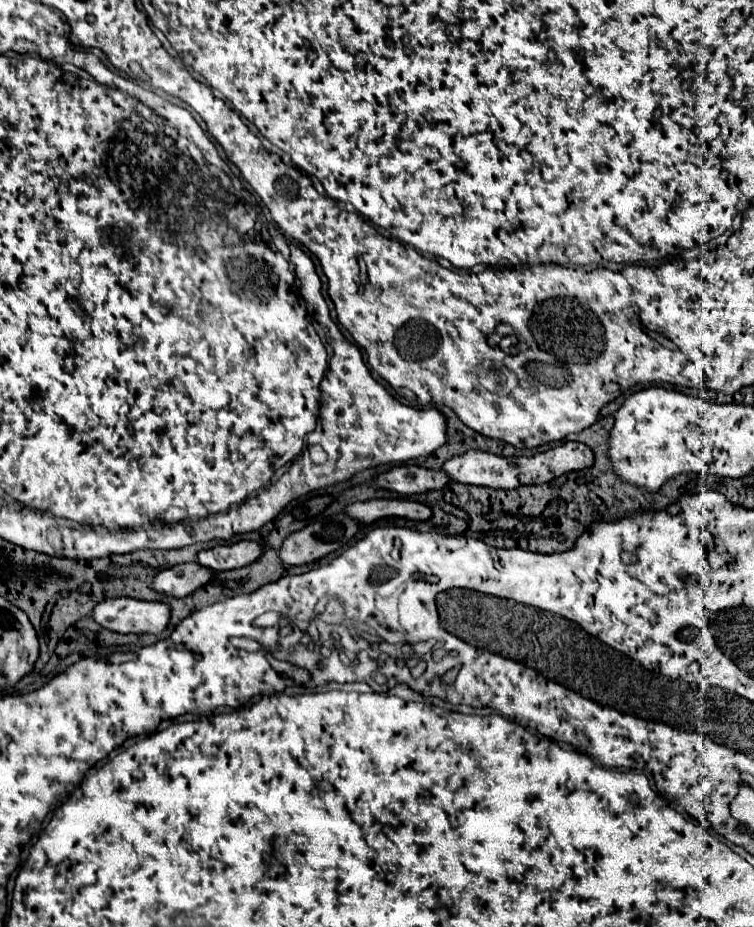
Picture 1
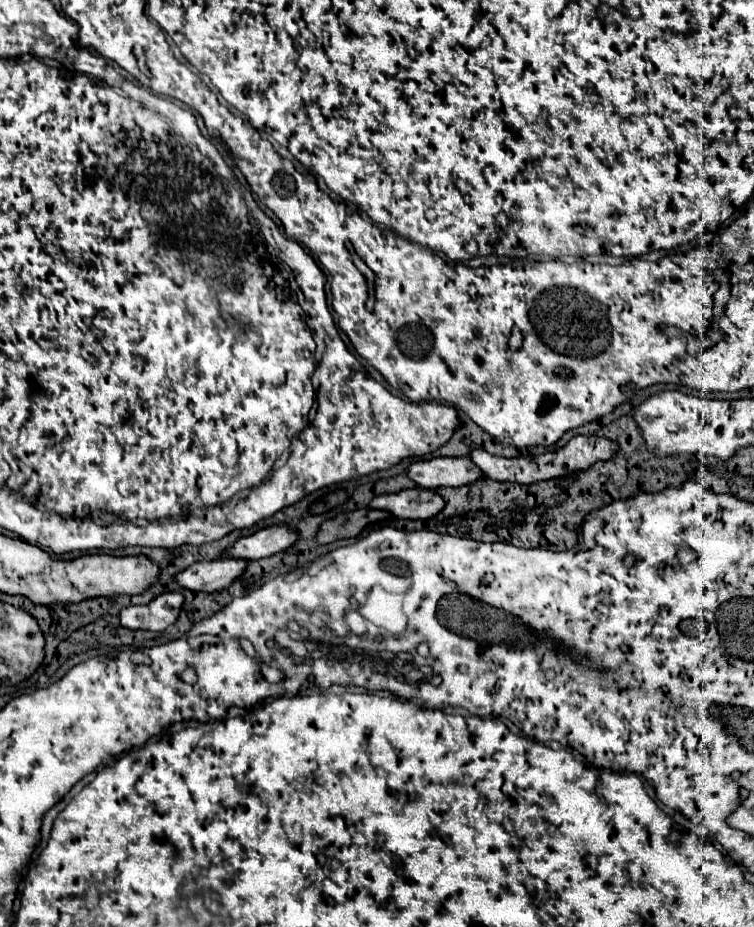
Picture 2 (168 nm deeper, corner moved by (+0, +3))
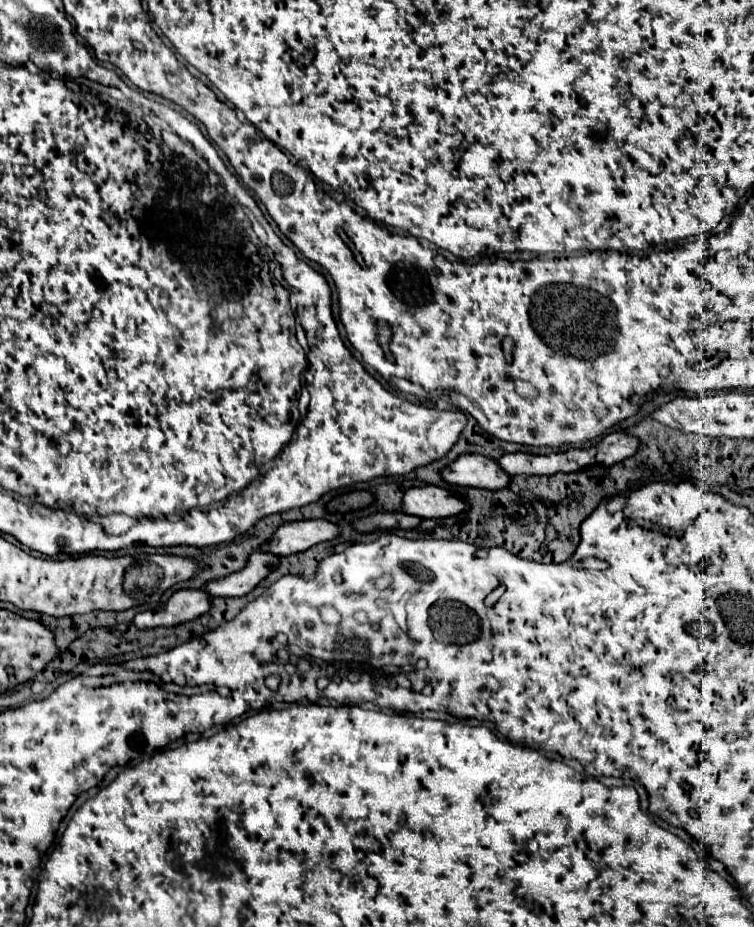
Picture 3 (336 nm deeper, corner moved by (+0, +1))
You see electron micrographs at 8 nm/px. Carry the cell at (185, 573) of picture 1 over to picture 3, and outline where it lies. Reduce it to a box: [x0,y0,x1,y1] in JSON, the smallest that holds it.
[205,552,279,598]

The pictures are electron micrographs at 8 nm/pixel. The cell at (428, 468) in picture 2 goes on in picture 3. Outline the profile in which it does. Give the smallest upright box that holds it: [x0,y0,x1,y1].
[439,454,509,490]

